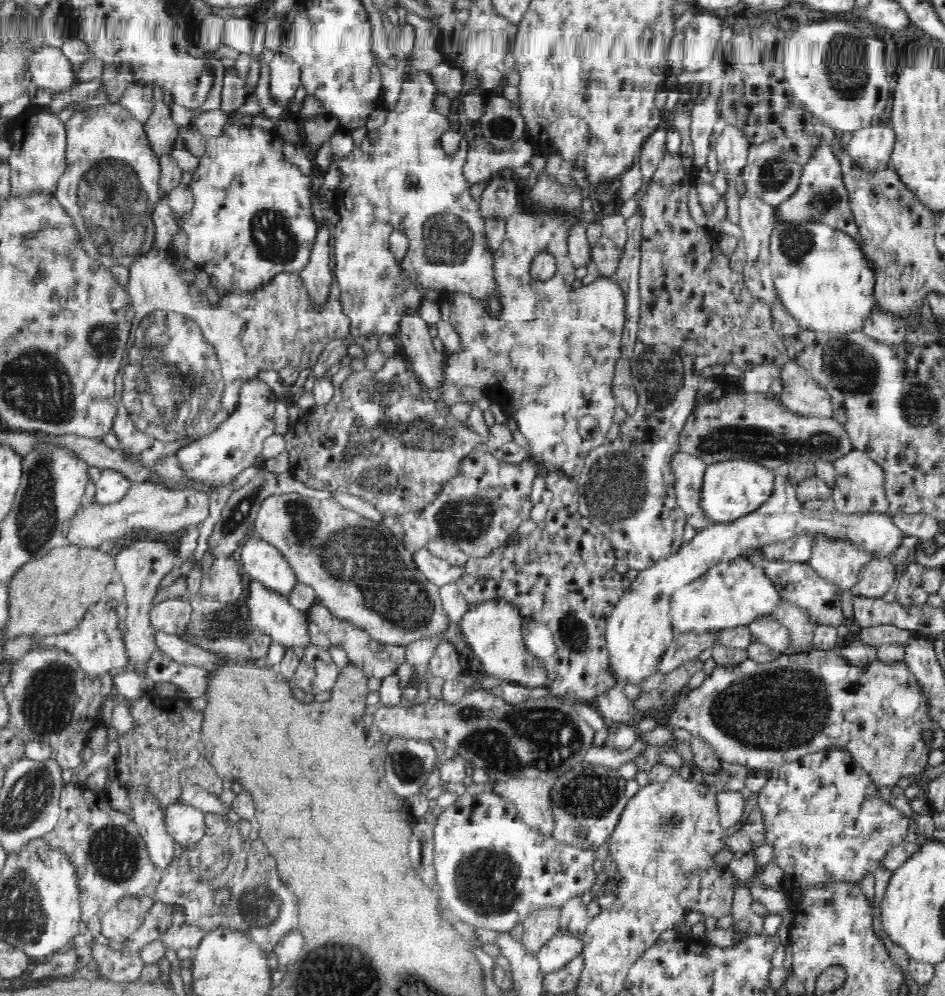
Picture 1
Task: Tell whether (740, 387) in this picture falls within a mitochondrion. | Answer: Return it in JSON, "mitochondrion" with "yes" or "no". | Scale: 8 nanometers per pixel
{"mitochondrion":"no"}

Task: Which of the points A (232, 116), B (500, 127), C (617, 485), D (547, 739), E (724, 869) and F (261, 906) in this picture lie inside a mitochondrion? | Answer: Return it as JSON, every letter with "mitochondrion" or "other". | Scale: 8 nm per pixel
{"A":"other","B":"mitochondrion","C":"mitochondrion","D":"mitochondrion","E":"other","F":"mitochondrion"}

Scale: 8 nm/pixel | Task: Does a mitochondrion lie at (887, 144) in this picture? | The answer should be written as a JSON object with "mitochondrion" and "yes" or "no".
{"mitochondrion":"no"}

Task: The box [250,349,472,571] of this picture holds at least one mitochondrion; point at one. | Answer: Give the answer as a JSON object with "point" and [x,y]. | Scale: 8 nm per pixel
{"point":[363,478]}

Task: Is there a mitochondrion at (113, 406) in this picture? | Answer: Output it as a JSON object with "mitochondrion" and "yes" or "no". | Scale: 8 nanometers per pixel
{"mitochondrion":"yes"}

